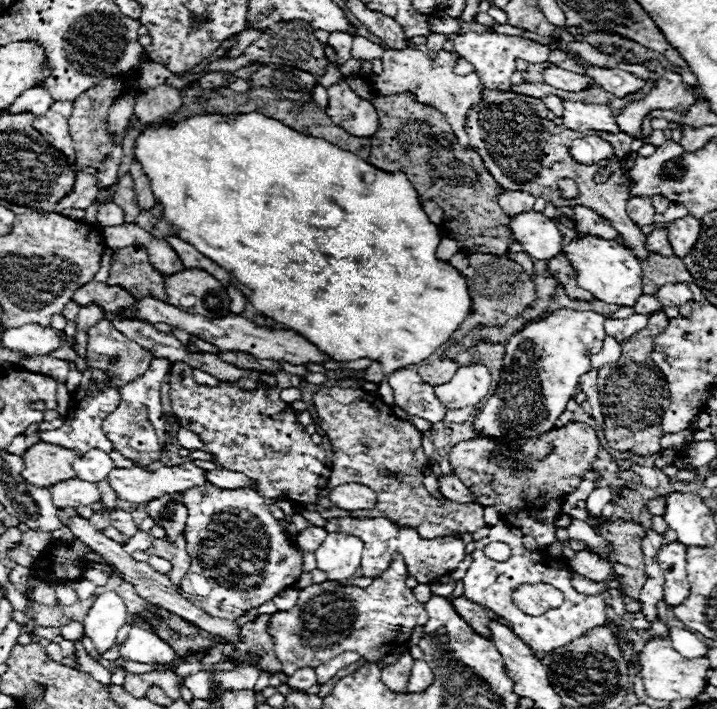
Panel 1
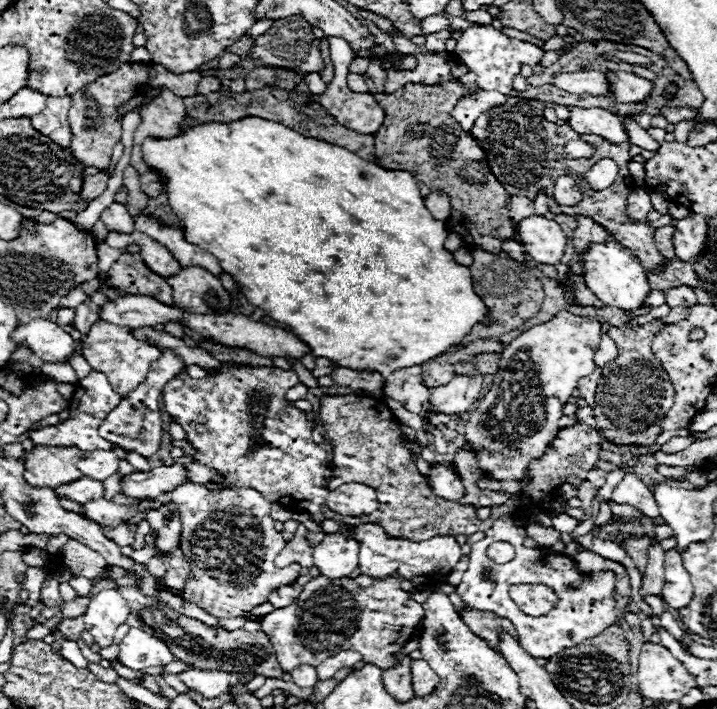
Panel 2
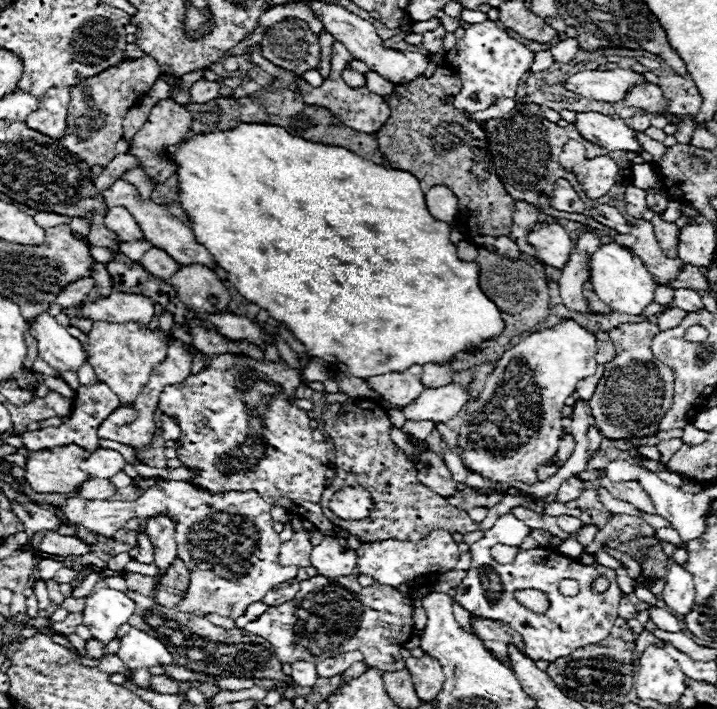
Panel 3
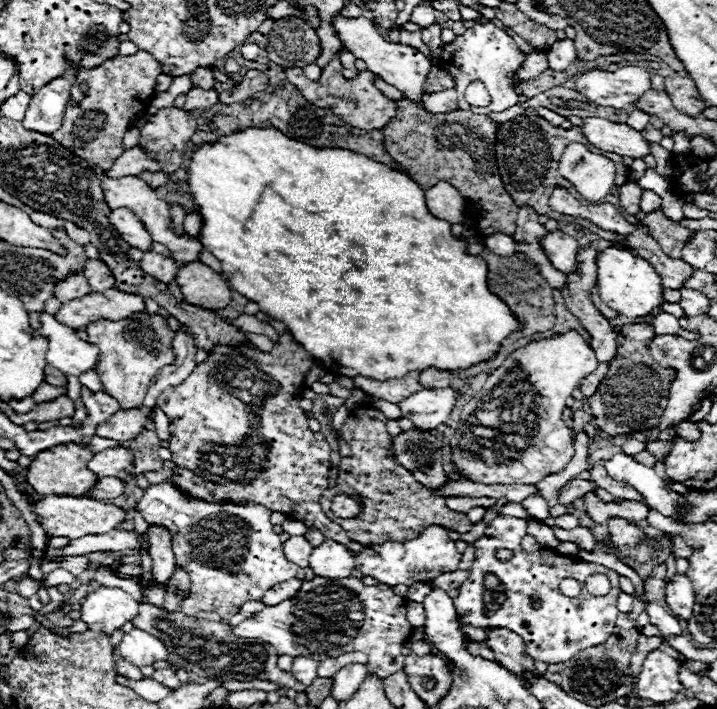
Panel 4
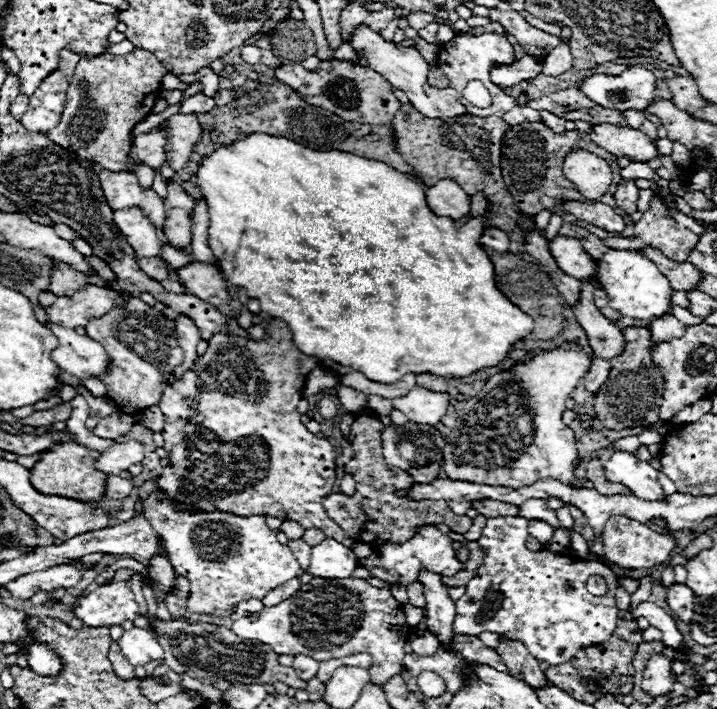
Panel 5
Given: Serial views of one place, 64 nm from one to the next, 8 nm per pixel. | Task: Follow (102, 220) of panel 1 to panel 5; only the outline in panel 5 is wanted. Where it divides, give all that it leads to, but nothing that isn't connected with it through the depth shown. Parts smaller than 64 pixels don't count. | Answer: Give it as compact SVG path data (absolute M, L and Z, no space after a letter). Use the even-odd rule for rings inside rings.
M138 208L114 210L114 224L134 248L136 256L160 256L162 242L156 236L154 226Z

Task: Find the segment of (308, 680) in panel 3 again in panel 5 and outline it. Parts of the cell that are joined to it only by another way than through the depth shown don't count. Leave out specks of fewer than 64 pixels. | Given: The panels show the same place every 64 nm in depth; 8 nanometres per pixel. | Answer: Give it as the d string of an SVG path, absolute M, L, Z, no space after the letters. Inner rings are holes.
M296 654L292 668L296 670L296 674L298 674L300 680L310 680L310 678L314 678L316 672L318 672L318 662L316 662L314 658L310 658L310 656Z

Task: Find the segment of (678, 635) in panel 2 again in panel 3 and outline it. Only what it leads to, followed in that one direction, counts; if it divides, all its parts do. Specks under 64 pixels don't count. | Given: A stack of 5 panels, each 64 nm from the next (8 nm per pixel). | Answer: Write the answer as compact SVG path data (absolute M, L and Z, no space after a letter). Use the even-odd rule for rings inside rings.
M650 608L650 620L666 632L680 632L682 630L682 622L674 614L670 614L662 608Z

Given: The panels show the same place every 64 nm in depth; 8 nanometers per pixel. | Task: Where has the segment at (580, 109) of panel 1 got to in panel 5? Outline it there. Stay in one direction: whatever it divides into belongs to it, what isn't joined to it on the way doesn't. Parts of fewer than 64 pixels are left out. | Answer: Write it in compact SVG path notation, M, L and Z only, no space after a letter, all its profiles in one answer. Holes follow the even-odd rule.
M592 124L590 140L614 156L632 158L632 162L646 162L658 154L656 144L646 134L628 126Z

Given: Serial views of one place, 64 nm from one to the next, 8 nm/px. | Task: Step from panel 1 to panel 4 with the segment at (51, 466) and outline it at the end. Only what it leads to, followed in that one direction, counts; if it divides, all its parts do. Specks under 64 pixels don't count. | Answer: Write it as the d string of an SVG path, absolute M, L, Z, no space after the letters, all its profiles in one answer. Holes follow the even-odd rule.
M64 444L64 446L54 446L50 450L44 450L32 458L32 464L28 466L28 484L34 488L38 494L58 494L58 496L86 496L90 486L98 482L96 474L90 474L86 470L86 462L94 456L86 446L80 444Z

